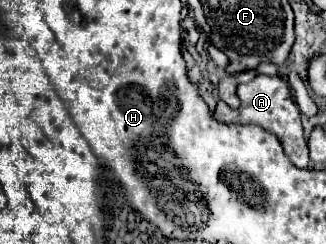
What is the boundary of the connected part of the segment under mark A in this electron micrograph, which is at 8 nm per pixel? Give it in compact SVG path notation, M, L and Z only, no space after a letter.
M257 75L247 85L237 87L237 97L241 99L239 109L229 109L223 101L217 103L217 109L215 109L213 115L219 123L227 123L227 125L229 123L241 123L241 125L253 123L253 125L259 125L259 127L277 135L285 155L291 159L293 165L297 165L297 167L309 165L309 151L307 151L307 141L305 141L301 119L299 119L299 109L293 103L293 95L289 91L289 85L279 75L275 75L275 77Z

